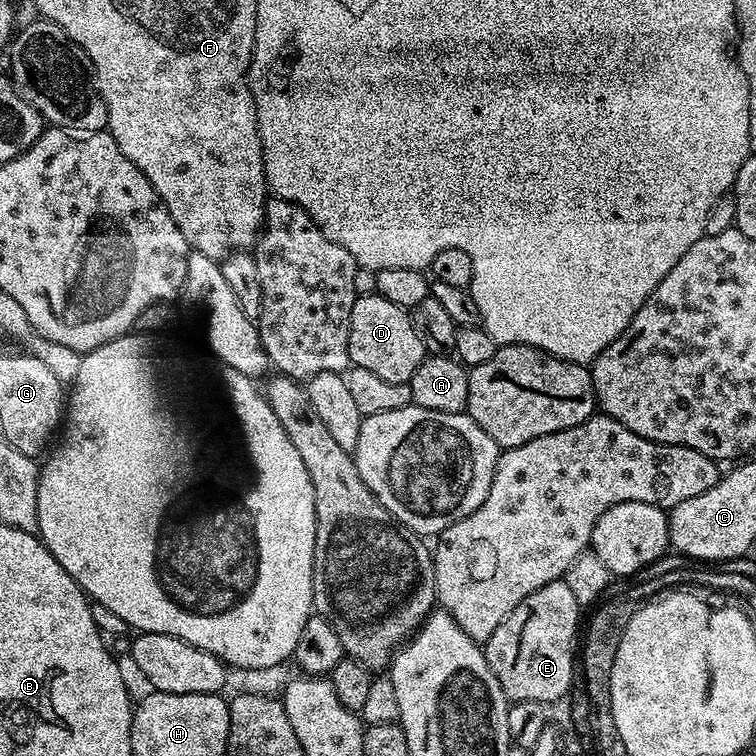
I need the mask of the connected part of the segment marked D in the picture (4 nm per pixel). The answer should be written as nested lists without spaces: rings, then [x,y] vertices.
[[[357,296],[350,314],[348,358],[355,367],[371,370],[386,378],[386,382],[406,384],[426,359],[426,353],[422,338],[414,334],[411,315],[405,309],[386,302],[381,296]]]

